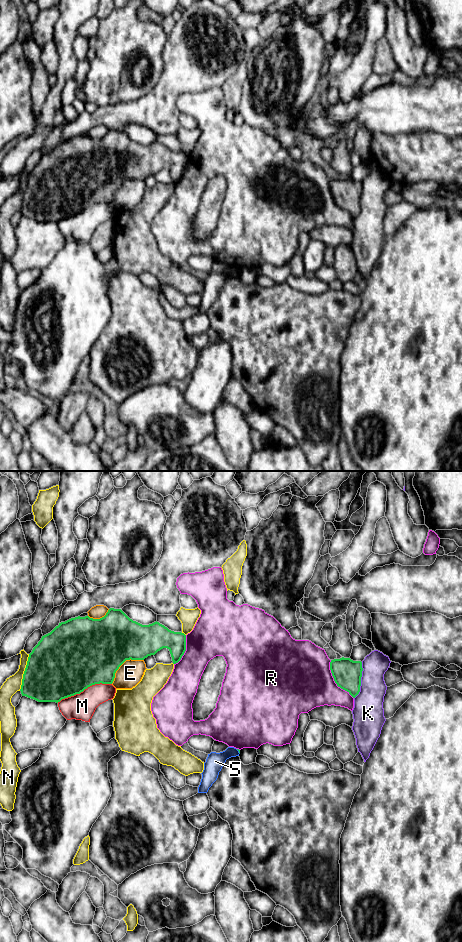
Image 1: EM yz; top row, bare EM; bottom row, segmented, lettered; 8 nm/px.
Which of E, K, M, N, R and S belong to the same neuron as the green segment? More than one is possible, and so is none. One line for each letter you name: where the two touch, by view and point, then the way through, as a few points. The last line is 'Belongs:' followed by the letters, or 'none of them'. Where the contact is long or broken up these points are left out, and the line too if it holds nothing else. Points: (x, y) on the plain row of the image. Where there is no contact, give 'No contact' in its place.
Belongs: none of them

